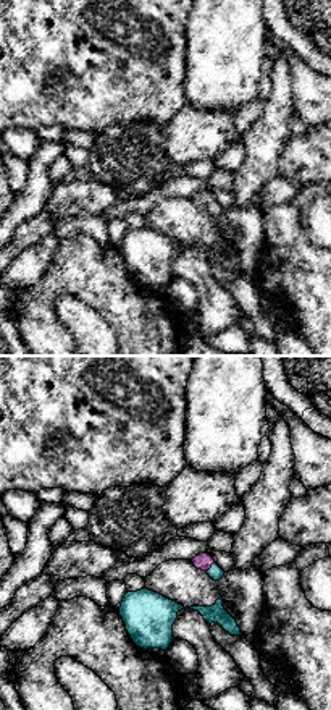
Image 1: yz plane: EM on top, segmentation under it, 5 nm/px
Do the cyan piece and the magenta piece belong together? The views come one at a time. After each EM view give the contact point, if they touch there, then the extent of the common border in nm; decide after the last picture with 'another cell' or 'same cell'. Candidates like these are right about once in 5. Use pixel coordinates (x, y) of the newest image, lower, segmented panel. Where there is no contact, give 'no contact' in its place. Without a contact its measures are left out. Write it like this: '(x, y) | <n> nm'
(212, 566) | 70 nm

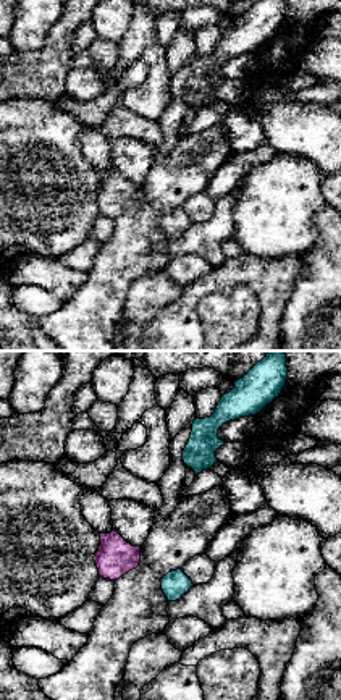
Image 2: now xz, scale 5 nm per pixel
(162, 579) | 30 nm

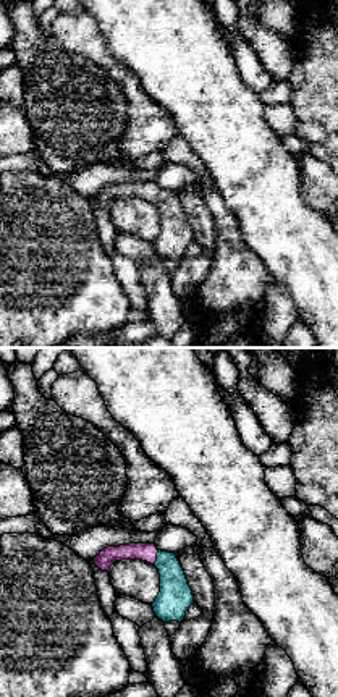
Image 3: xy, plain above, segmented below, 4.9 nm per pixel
(157, 558) | 80 nm

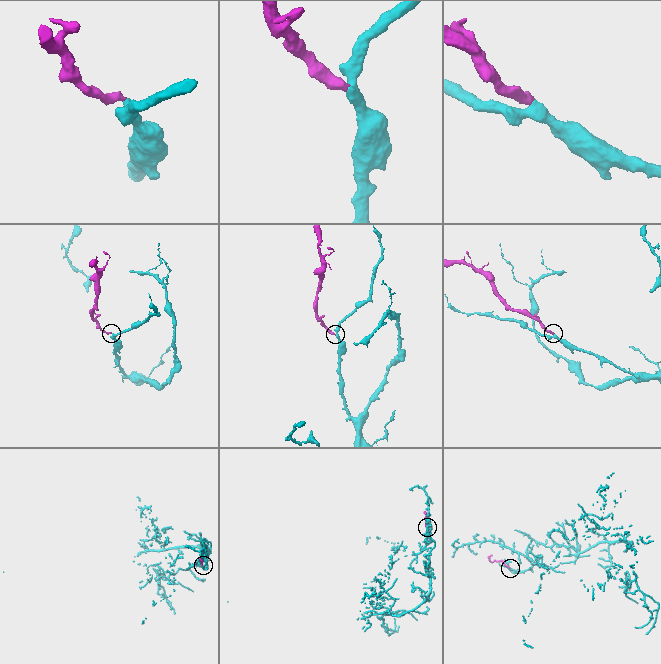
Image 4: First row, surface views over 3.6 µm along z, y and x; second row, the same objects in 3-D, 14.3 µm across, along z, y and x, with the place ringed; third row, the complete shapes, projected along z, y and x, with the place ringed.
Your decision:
same cell

